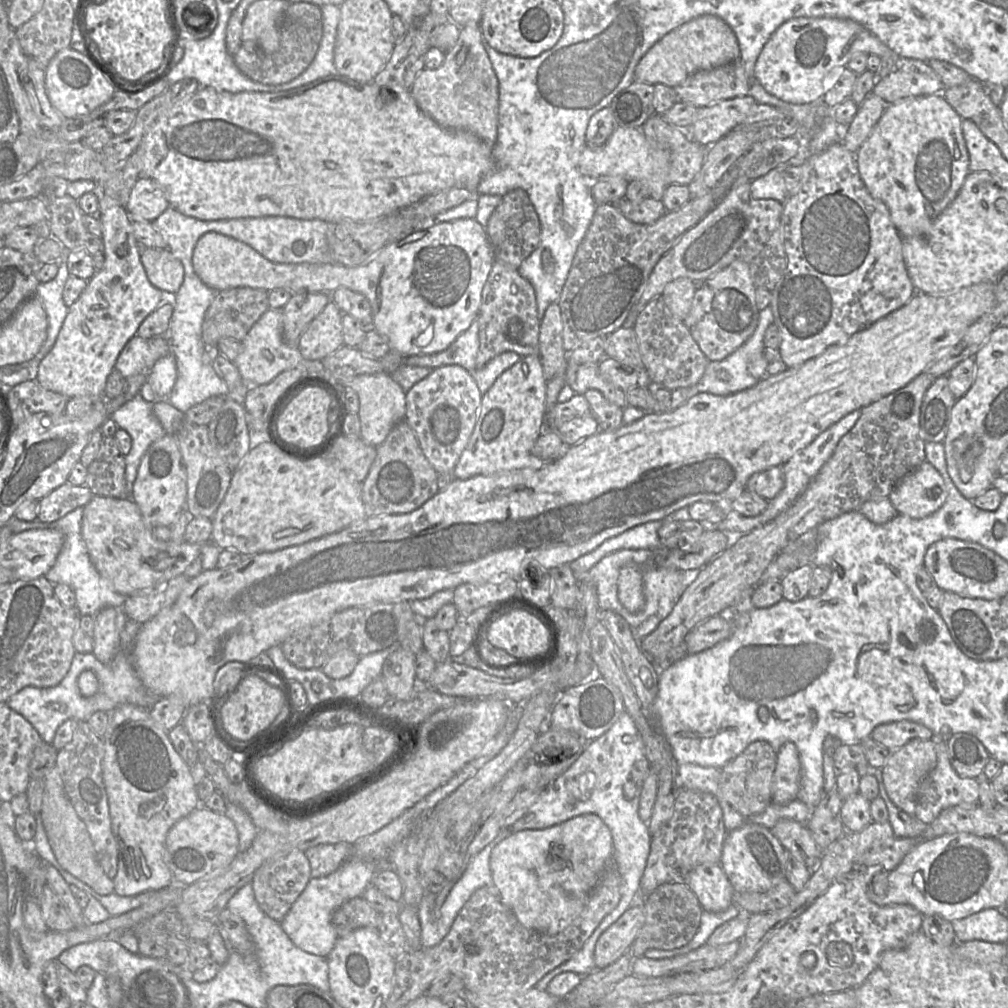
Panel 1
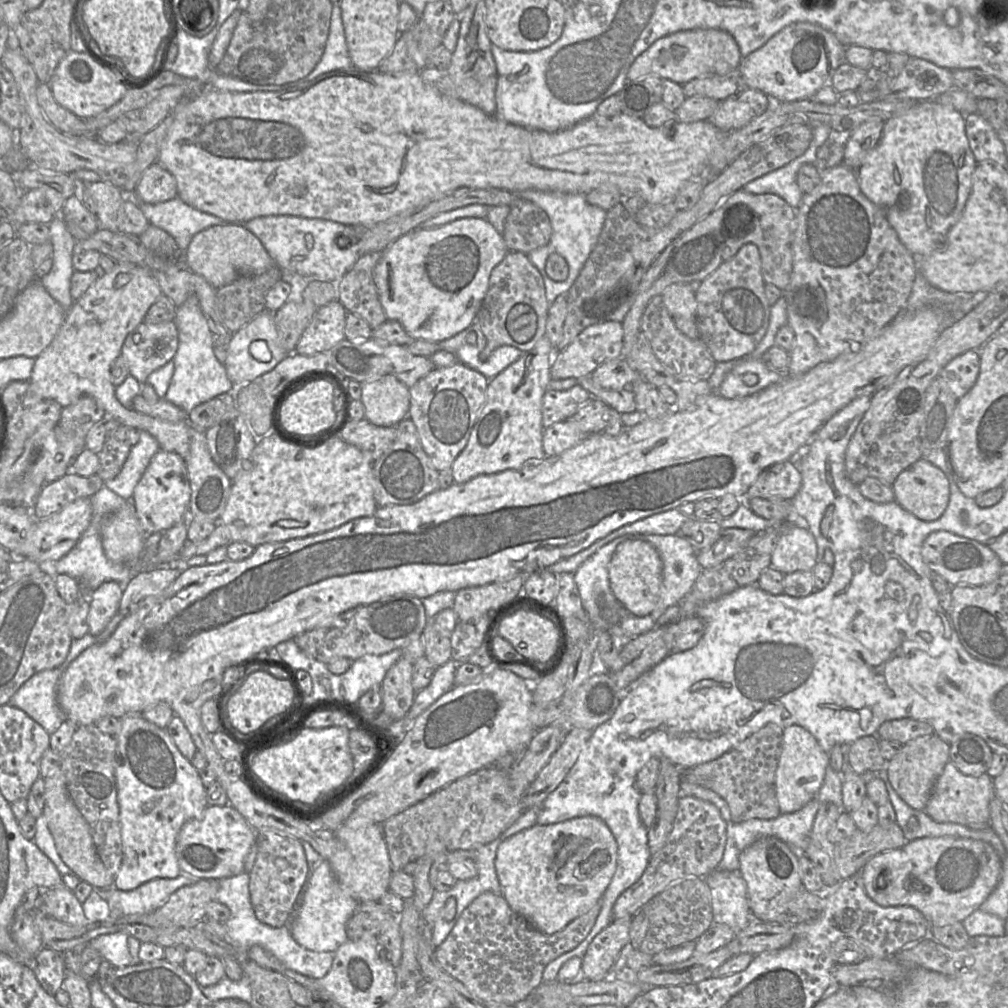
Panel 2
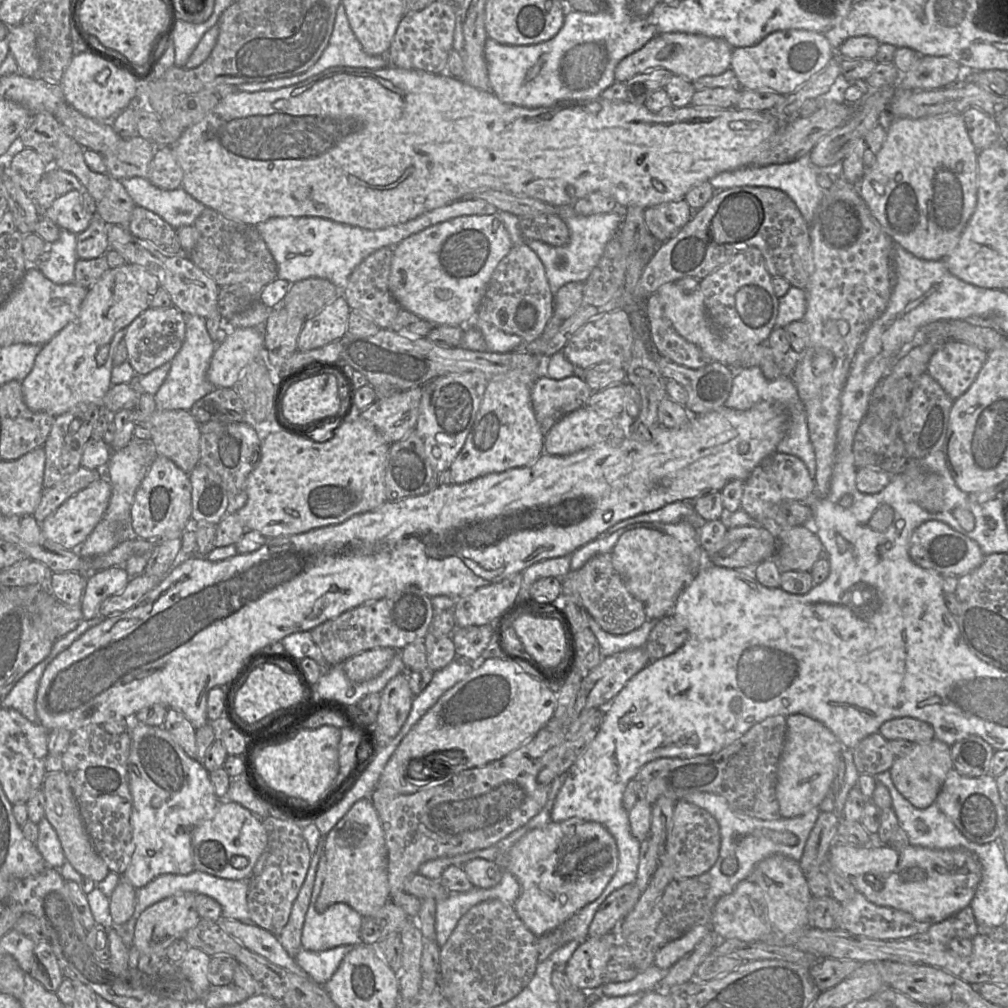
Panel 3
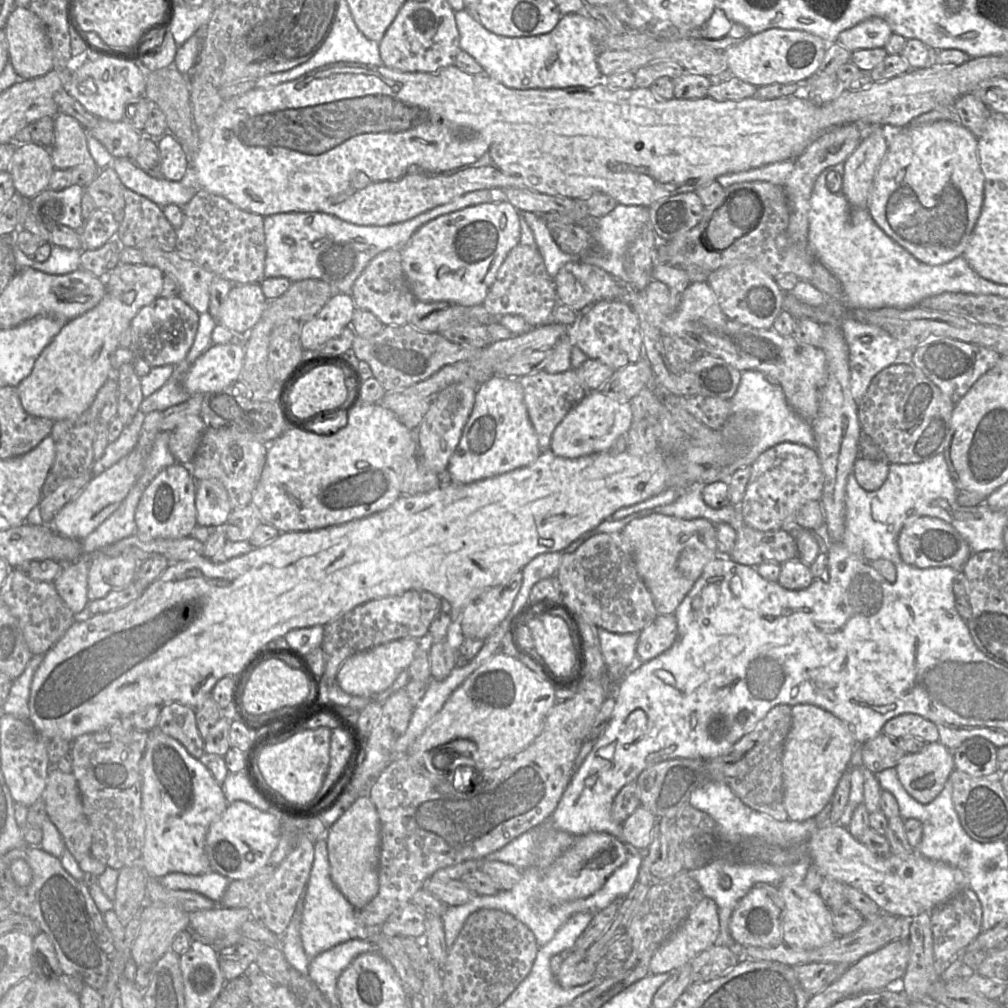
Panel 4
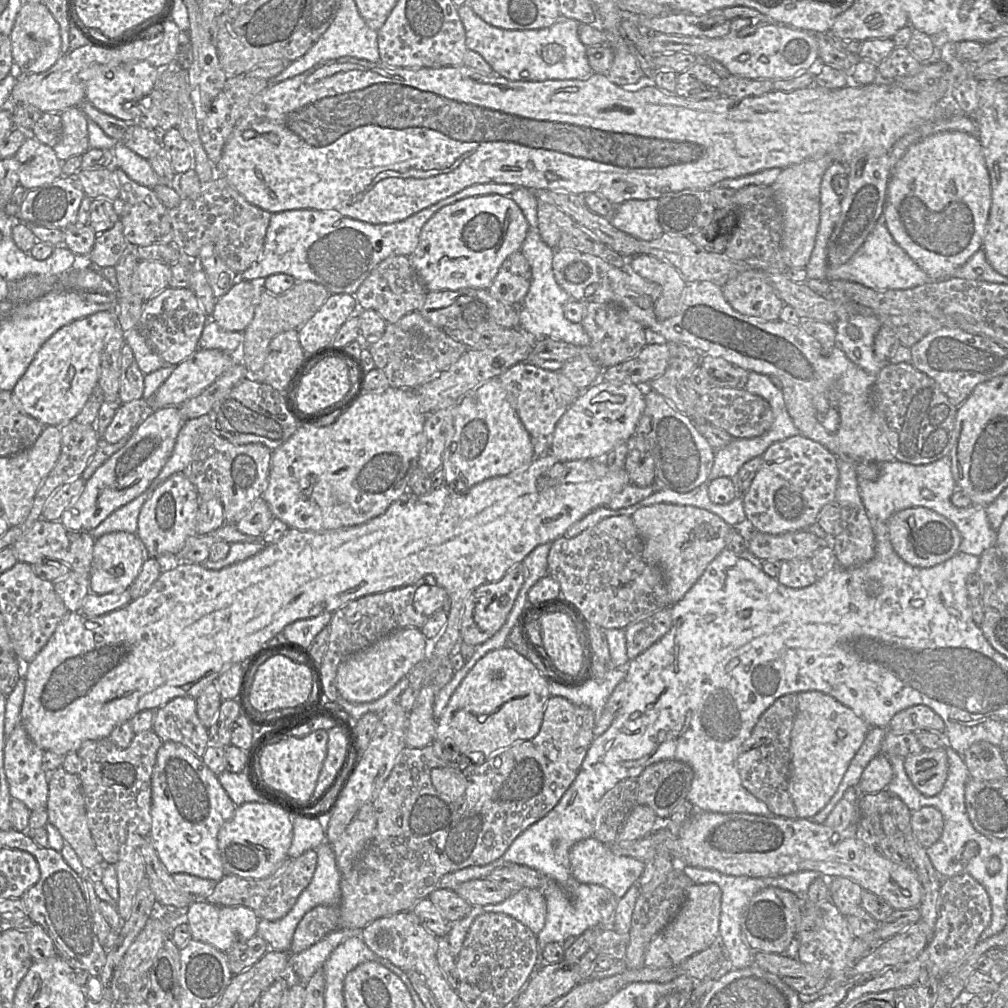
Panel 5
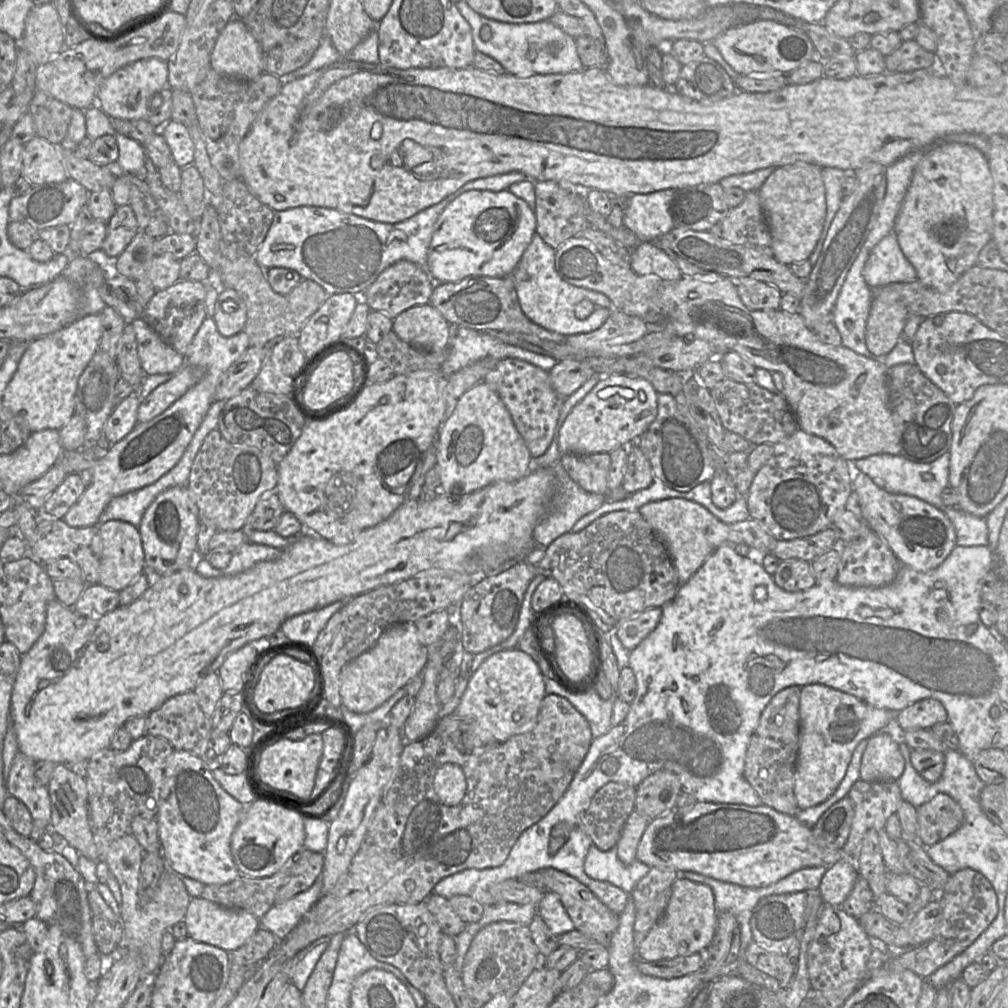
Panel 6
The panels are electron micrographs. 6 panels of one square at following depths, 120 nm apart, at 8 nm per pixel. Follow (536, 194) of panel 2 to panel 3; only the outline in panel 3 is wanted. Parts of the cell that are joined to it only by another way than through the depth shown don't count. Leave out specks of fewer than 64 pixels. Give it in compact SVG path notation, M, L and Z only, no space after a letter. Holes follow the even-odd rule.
M559 206L557 215L566 223L570 232L570 239L566 245L554 247L537 240L524 242L522 237L523 243L528 244L543 264L553 295L566 283L584 282L587 279L601 258L607 242L618 234L624 211L618 208L609 213L582 216L574 213L571 206Z

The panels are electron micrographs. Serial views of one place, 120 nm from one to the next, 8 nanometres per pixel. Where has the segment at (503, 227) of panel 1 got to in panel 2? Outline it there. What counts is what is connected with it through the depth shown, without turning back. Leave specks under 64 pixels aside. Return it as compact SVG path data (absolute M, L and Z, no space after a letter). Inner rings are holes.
M517 198L509 207L502 237L510 252L528 254L549 243L552 226L542 208L522 198Z

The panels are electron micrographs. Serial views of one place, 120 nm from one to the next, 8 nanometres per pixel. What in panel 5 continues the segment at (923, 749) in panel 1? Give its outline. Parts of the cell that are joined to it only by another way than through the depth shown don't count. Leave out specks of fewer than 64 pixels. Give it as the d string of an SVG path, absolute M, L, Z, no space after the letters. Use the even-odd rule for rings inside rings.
M945 749L923 750L904 758L904 769L913 786L925 796L935 796L948 775Z

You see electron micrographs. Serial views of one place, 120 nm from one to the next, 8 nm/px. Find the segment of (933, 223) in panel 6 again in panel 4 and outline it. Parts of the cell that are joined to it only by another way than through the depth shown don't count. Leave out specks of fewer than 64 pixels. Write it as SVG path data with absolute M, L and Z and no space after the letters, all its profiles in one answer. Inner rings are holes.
M940 120L889 133L886 155L875 175L868 210L880 229L920 262L941 265L964 254L984 200L984 175L978 159L978 138L958 121Z

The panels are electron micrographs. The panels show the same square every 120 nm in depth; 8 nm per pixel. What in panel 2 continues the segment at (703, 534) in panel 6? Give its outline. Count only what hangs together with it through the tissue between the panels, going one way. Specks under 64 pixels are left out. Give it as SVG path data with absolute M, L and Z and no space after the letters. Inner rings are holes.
M627 539L619 544L609 563L610 588L617 600L632 614L644 617L656 608L662 583L663 562L649 542Z

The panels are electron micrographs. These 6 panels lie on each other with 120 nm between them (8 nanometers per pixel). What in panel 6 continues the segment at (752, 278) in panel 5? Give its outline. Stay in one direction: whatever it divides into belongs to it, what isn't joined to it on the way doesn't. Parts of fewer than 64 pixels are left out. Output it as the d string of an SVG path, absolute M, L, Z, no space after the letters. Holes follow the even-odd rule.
M742 282L737 286L738 295L750 310L780 309L782 293L775 286L762 282Z

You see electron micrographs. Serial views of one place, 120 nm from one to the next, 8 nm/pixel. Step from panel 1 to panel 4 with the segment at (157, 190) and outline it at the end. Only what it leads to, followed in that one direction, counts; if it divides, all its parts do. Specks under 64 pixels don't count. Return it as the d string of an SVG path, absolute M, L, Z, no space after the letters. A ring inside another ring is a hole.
M168 131L156 139L161 158L163 177L170 181L180 182L188 176L189 155L181 143Z

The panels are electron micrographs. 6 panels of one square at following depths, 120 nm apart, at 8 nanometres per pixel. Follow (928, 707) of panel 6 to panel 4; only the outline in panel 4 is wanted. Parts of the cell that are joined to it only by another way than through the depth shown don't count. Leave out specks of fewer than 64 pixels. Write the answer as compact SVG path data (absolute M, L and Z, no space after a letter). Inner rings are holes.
M913 713L902 714L888 720L882 732L896 738L914 736L926 743L939 742L937 726L930 720Z

